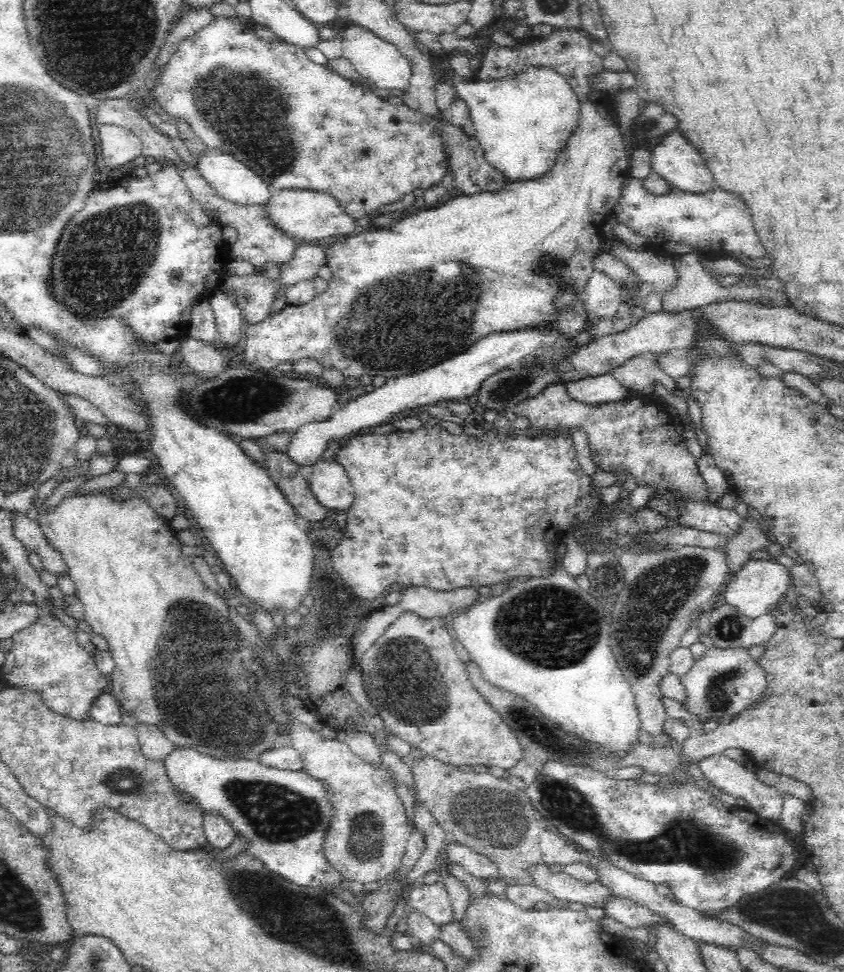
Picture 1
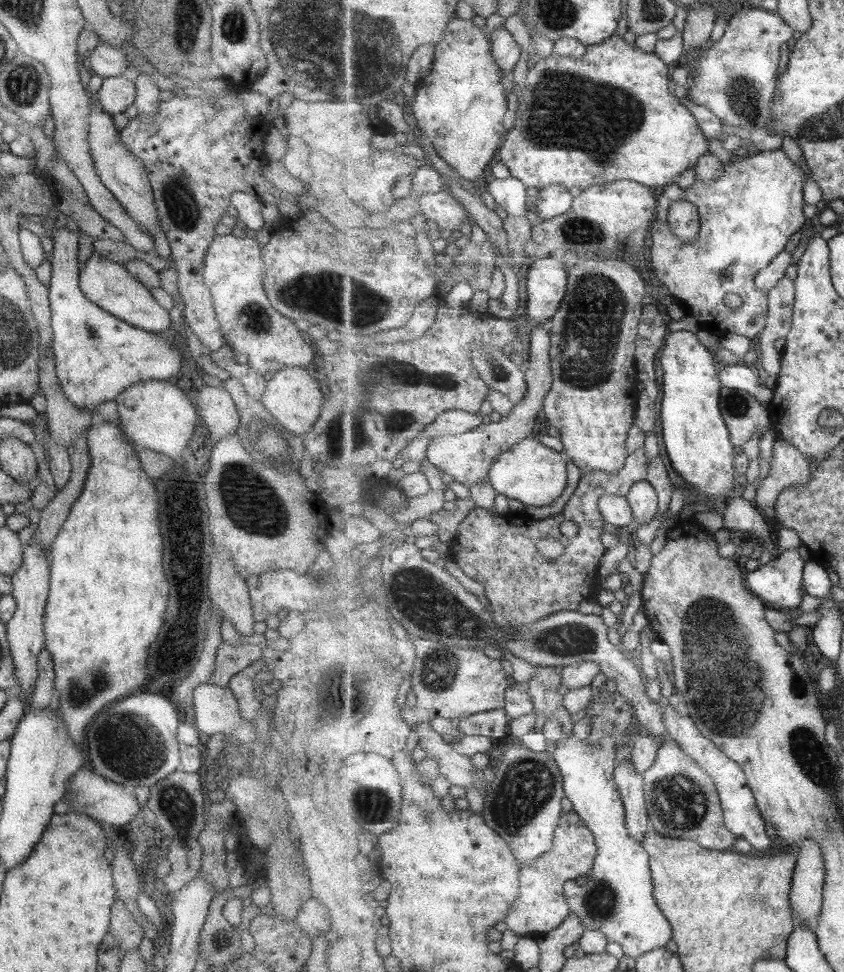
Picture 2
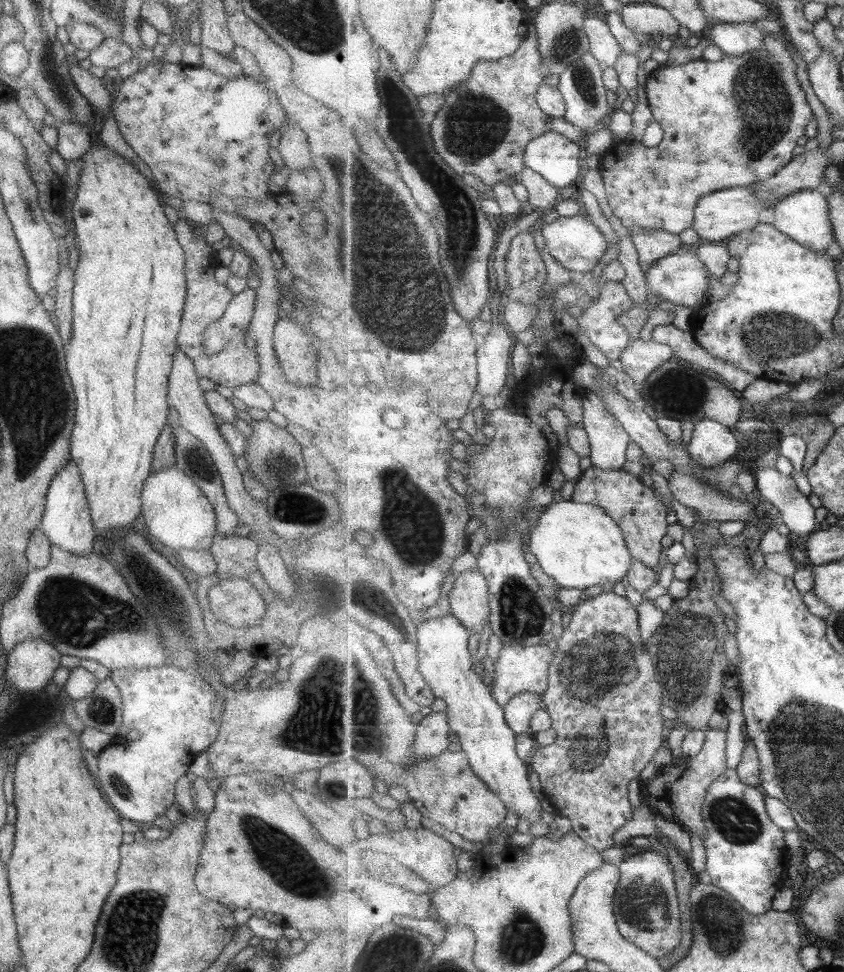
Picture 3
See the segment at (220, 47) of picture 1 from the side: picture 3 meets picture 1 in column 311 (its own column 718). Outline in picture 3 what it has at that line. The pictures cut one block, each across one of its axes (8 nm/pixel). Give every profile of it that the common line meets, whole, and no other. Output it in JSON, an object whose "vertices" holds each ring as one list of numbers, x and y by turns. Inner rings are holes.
{"vertices":[[760,27,765,34,765,42,760,50,747,52,742,56,726,55,718,62,706,62,703,59,689,62,688,64,666,64,658,65,646,79,645,88,649,98,656,122,663,129,663,139,656,147,647,147,642,144,629,144,625,142,619,143,612,147,607,154,597,158,597,166,602,170,605,182,605,188,608,195,608,212,617,216,622,225,627,228,628,234,633,232,633,226,637,228,659,228,659,230,667,230,667,232,679,234,683,230,694,228,695,211,697,210,698,201,703,196,712,194,712,192,725,190,737,186,749,187,753,183,758,183,773,177,779,171,785,168,795,157,795,146,799,144,799,138,805,136,805,128,809,126,809,122,815,119,813,108,807,100,807,93,801,87,801,81,798,76,798,62,794,58,794,54,790,52,790,46,787,41,783,41,779,35,775,33,767,33,765,27]]}

